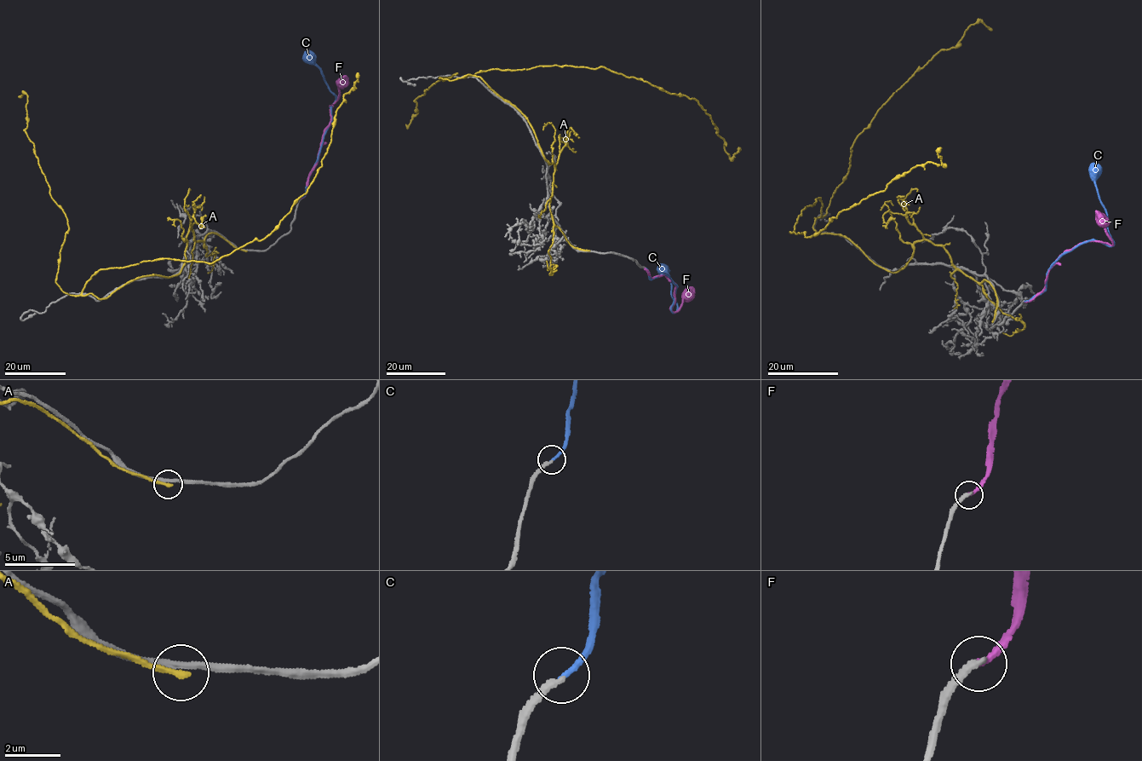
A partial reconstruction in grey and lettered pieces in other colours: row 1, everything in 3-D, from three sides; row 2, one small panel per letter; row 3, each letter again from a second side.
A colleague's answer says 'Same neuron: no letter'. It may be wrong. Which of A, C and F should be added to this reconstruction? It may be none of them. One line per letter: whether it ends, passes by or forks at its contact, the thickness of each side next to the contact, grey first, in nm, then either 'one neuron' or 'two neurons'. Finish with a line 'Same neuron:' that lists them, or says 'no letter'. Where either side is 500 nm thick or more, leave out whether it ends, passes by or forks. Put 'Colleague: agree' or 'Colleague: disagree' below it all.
A: it ends; calibres 280 and 240 nm; two neurons
C: it ends; calibres 240 and 200 nm; one neuron
F: it ends; calibres 280 and 240 nm; two neurons
Same neuron: C
Colleague: disagree

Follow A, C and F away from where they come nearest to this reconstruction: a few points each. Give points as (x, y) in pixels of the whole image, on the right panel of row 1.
A: (992, 321), (989, 282), (942, 246), (890, 272), (815, 230), (819, 198), (790, 233), (940, 147)
C: (1024, 301), (1043, 291), (1052, 264), (1077, 246), (1092, 240), (1114, 245), (1095, 182), (1098, 170), (1093, 163)
F: (1024, 301), (1042, 291), (1047, 271), (1061, 255), (1091, 240), (1113, 245), (1104, 227), (1098, 223), (1097, 211)

